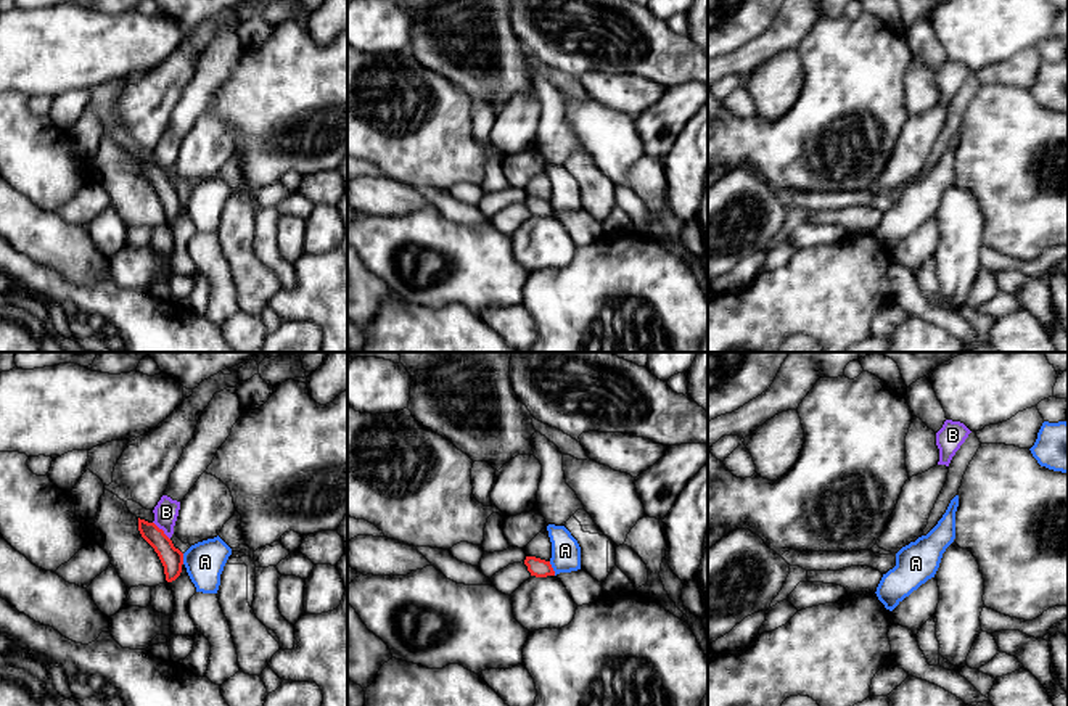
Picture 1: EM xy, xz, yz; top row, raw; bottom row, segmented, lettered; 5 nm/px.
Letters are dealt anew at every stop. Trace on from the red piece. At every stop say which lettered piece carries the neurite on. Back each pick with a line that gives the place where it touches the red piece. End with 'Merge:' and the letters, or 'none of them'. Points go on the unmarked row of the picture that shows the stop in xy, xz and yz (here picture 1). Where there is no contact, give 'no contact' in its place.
Merge: none of them

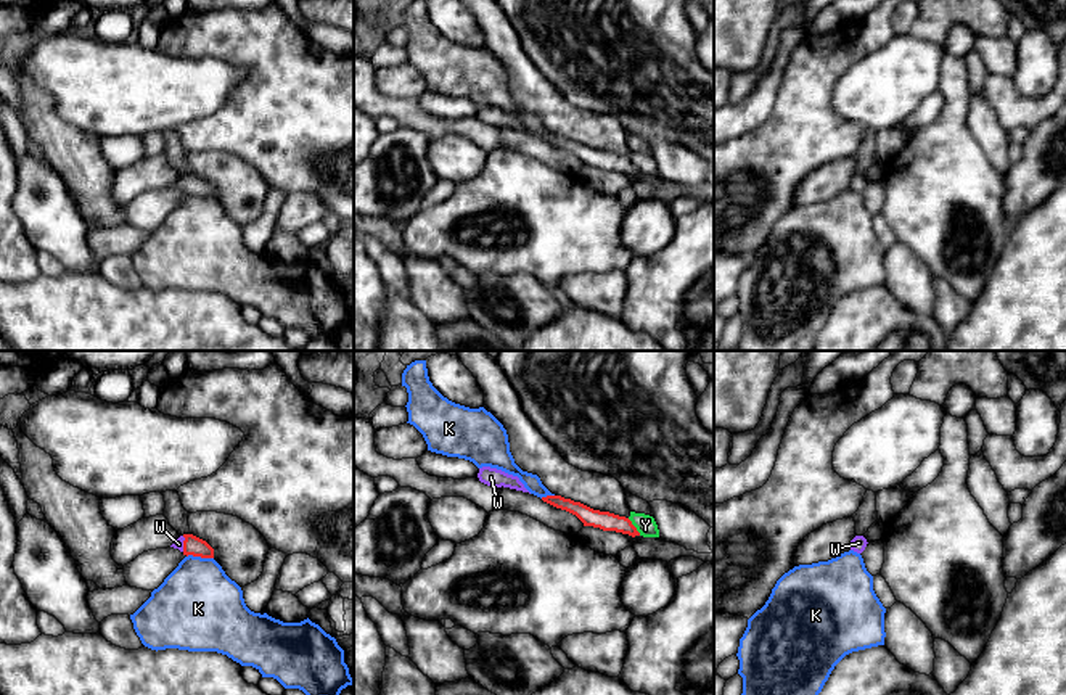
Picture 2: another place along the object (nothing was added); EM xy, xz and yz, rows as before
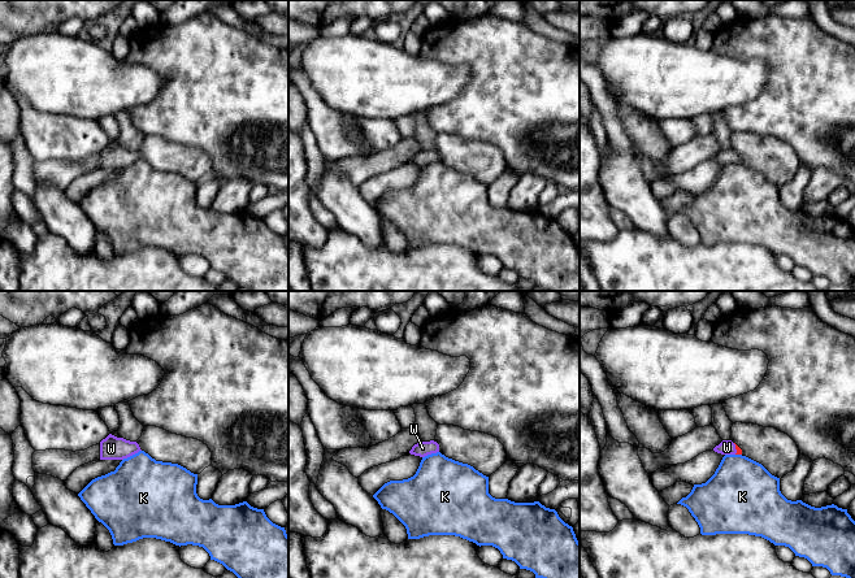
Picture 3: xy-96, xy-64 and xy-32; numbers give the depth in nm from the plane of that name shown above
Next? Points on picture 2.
W: xy (184, 184)
Merge: W

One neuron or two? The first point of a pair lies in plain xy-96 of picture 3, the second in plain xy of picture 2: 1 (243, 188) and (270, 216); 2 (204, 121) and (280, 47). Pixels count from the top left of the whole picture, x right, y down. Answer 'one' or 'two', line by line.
1: two
2: one

